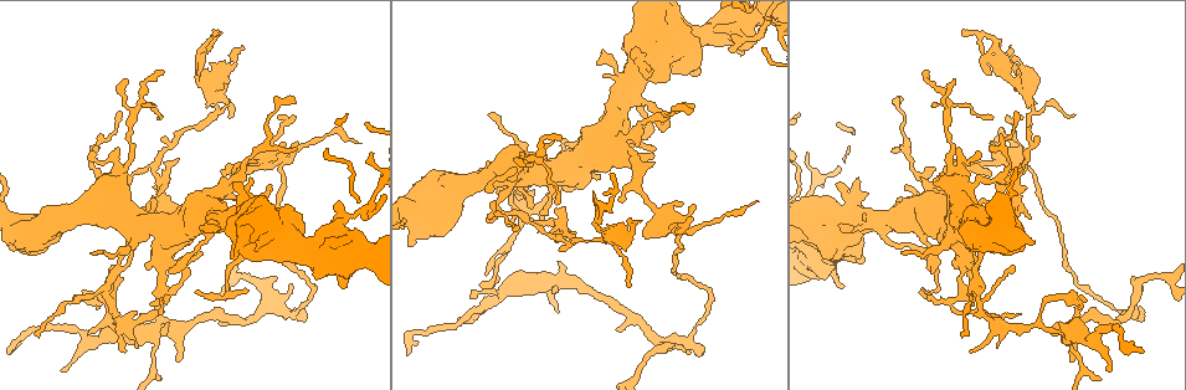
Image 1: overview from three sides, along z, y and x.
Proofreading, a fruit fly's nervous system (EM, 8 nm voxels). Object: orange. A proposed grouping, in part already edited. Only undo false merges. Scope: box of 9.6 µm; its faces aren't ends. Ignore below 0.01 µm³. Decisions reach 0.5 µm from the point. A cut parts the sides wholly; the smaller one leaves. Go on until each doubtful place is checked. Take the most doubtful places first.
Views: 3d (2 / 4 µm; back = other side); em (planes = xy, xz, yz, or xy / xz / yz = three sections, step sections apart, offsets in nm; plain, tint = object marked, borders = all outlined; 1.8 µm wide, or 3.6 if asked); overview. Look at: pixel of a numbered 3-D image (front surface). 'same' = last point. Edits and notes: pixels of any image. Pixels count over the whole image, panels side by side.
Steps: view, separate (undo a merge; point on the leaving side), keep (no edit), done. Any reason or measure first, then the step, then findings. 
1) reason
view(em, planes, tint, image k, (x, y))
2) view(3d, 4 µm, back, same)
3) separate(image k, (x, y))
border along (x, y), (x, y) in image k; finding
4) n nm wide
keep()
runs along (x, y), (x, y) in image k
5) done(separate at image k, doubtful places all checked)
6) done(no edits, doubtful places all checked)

arms part here
view(em, planes, tint, image 1, (688, 340))

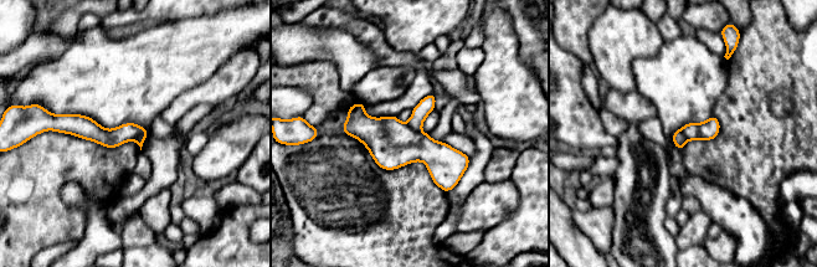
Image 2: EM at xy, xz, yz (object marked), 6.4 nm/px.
separate(image 2, (392, 144))
border along (406, 123), (420, 132) in image 2; two neurons meet here

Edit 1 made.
view(overview)

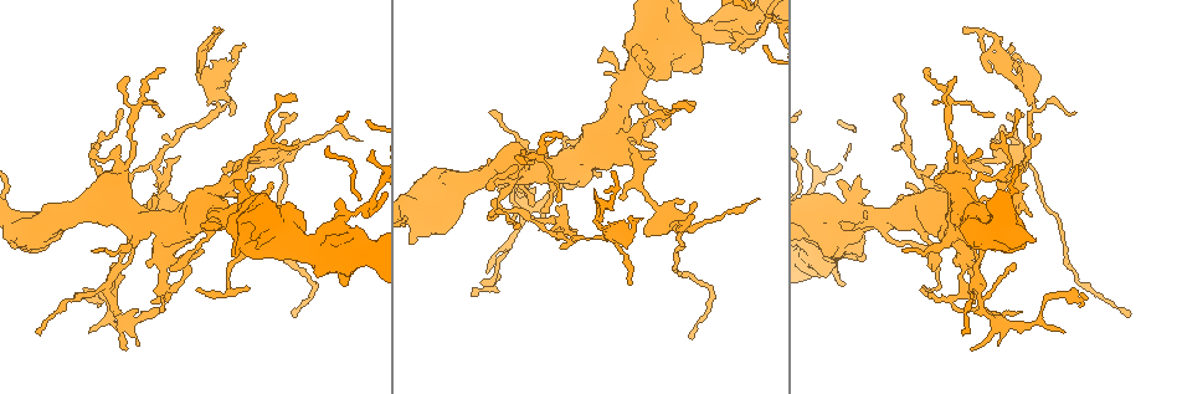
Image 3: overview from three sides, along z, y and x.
a fork
view(em, xy, step 4, tint, image 3, (975, 285))

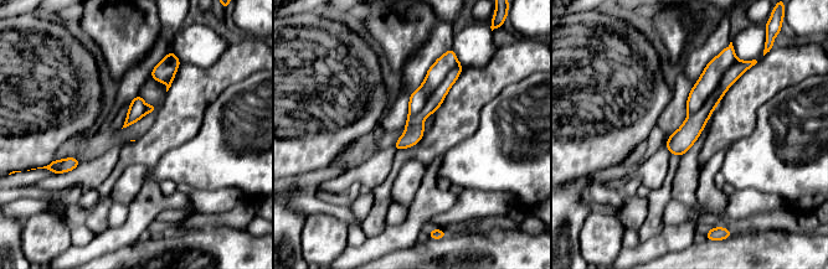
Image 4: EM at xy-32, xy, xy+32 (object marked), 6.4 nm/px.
cut it another way
view(em, planes, tint, same)

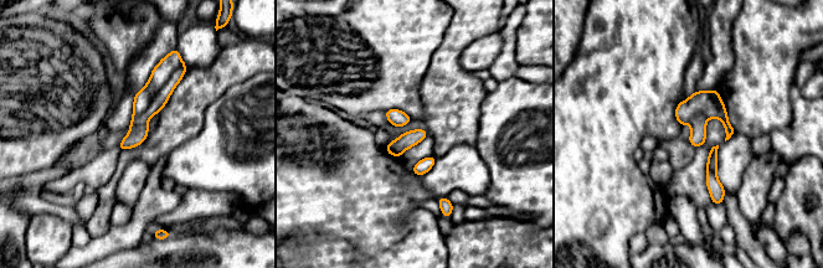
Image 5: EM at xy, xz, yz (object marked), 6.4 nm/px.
110 nm wide
keep()
all the same neuron

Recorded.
abrupt turn
view(em, planes, borders, image 3, (1015, 203))

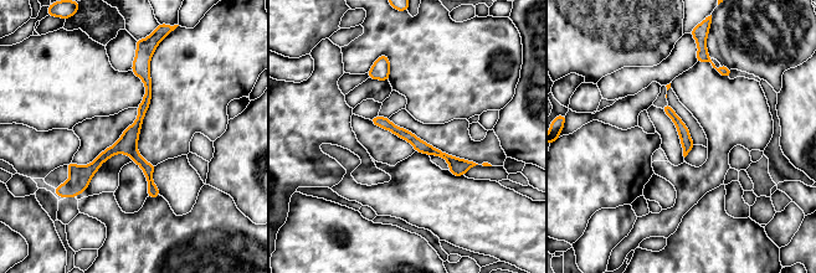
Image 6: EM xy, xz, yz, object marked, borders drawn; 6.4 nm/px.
keep()
runs along (143, 63), (148, 97), (134, 130), (78, 190) in image 6; one neuron here

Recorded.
done(separate at image 2, doubtful places all checked)

